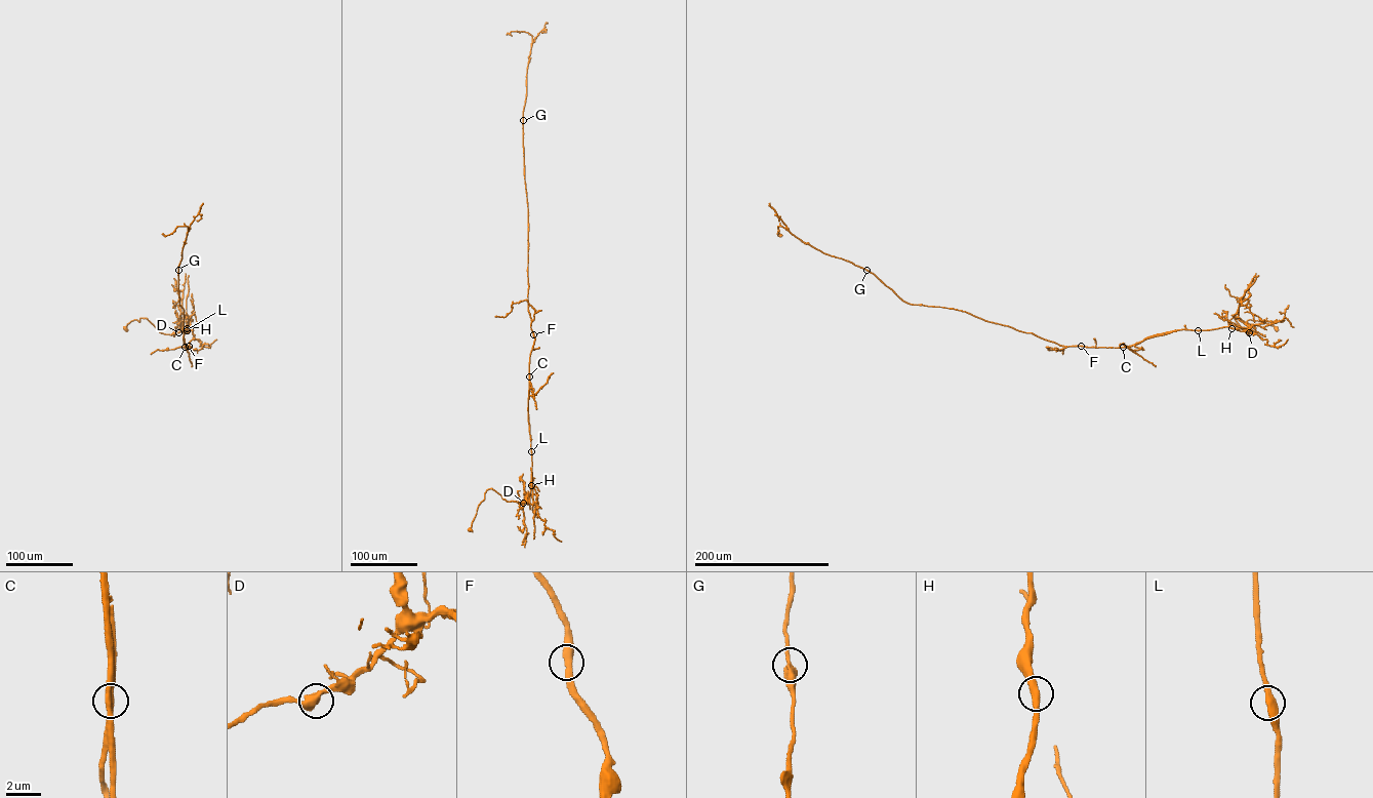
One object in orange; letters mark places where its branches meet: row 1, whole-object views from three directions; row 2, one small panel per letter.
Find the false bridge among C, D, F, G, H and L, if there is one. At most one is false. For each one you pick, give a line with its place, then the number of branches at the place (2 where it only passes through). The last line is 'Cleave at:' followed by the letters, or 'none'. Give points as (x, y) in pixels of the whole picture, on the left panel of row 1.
C: Place: (185, 347). Branches: 2
Cleave at: C

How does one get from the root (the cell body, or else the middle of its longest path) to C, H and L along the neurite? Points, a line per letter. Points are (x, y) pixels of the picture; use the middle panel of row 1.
C: (470, 530), (478, 505), (488, 489), (508, 502), (528, 501), (532, 465), (529, 376)
H: (470, 530), (487, 490), (491, 488), (508, 502), (526, 503), (531, 485)
L: (470, 530), (478, 505), (488, 489), (508, 502), (528, 501), (531, 451)

